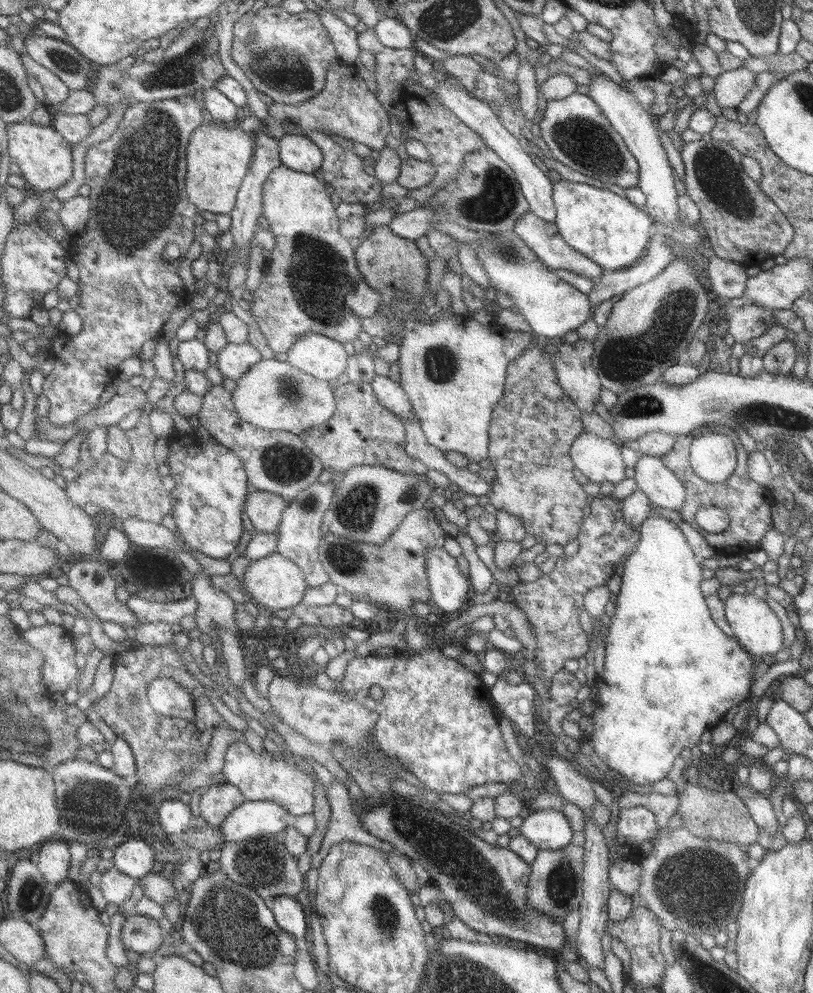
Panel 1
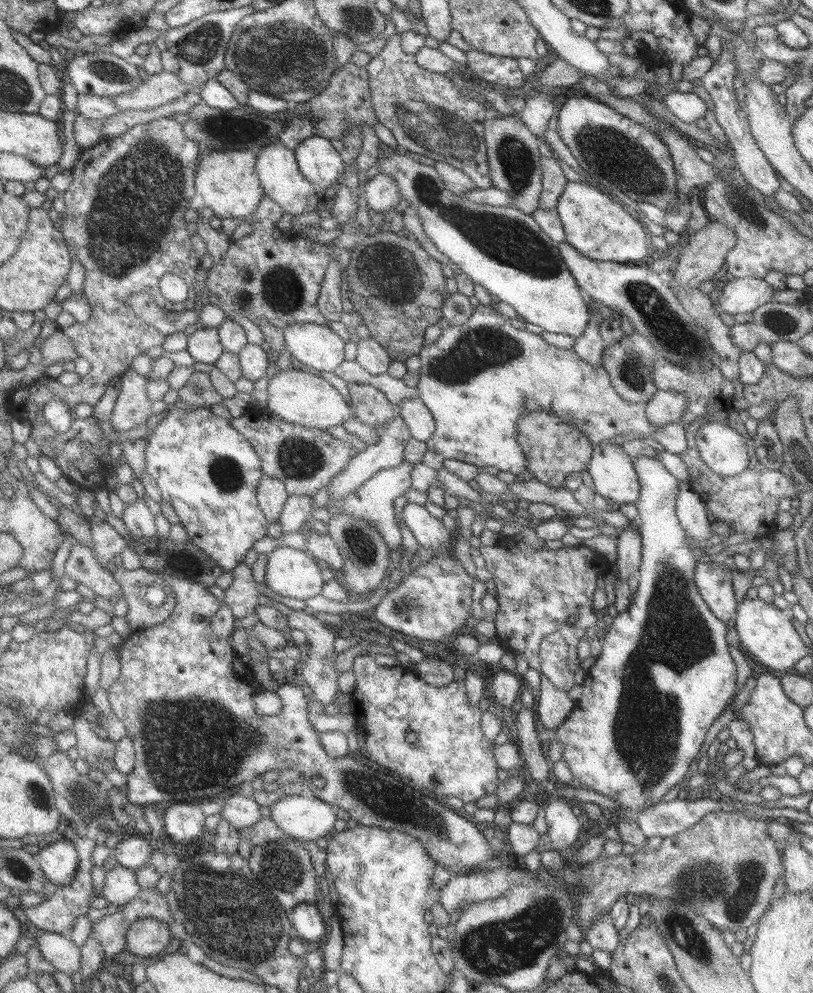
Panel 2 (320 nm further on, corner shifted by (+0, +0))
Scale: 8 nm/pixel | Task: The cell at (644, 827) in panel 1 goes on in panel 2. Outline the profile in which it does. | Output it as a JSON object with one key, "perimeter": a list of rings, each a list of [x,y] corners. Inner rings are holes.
{"perimeter":[[[671,799],[667,802],[652,804],[643,809],[634,819],[639,830],[646,836],[667,838],[692,827],[704,814],[721,808],[721,801],[711,799]]]}

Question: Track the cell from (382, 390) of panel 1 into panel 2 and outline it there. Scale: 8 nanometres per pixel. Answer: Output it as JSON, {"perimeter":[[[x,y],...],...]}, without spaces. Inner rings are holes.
{"perimeter":[[[420,397],[404,400],[397,406],[397,413],[409,425],[412,438],[427,443],[435,434],[435,417]]]}

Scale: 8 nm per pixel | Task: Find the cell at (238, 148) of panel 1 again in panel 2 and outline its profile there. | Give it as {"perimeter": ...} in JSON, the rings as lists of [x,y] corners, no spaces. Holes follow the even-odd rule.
{"perimeter":[[[254,149],[243,152],[225,150],[213,151],[213,153],[203,153],[201,156],[196,172],[196,194],[201,196],[204,207],[211,209],[217,218],[248,220],[256,212],[261,202],[263,202],[266,194],[256,174],[257,156],[258,151]]]}

